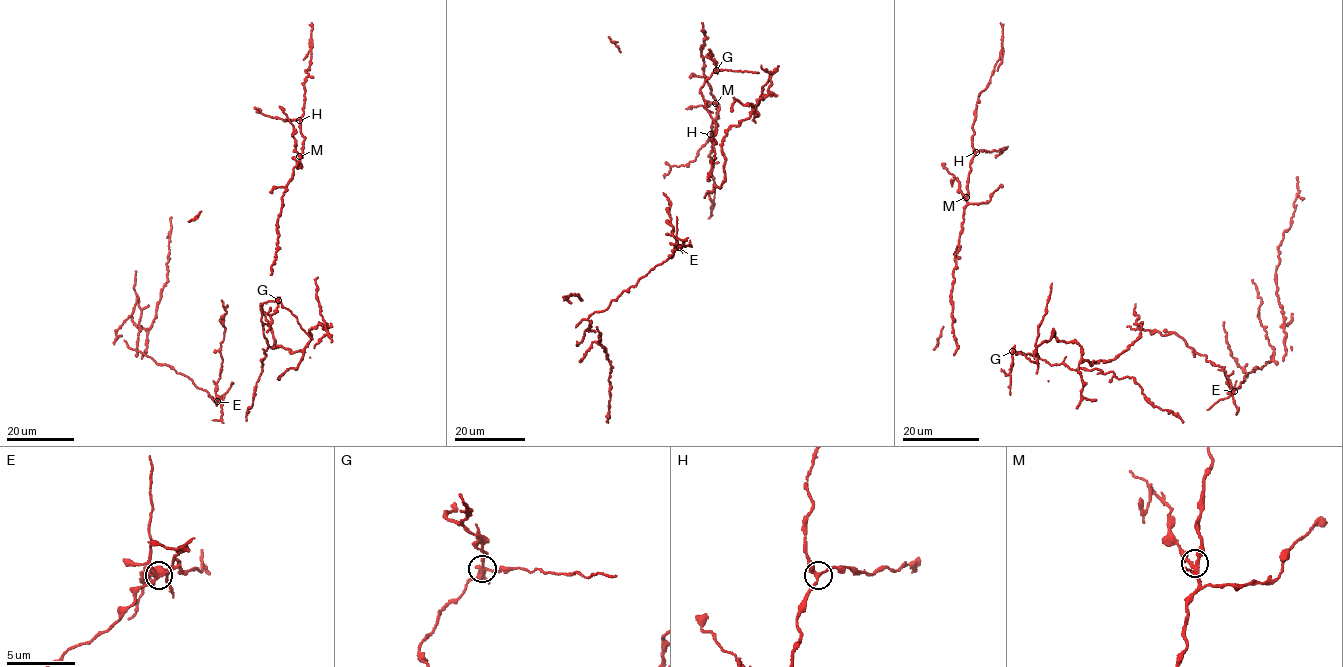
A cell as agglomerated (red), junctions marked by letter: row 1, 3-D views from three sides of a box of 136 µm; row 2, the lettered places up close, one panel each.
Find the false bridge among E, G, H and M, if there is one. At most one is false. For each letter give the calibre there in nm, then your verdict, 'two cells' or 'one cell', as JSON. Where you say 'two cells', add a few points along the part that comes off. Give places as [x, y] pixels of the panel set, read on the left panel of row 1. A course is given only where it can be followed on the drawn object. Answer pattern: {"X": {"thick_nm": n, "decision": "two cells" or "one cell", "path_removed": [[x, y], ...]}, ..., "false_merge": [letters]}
{"E": {"thick_nm": 190, "decision": "one cell"}, "G": {"thick_nm": 320, "decision": "two cells", "path_removed": [[278, 300], [261, 304], [267, 349], [264, 352], [266, 356], [247, 420]]}, "H": {"thick_nm": 280, "decision": "one cell"}, "M": {"thick_nm": 260, "decision": "one cell"}, "false_merge": ["G"]}

